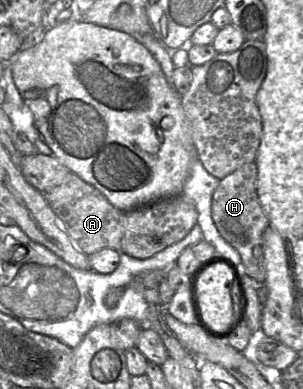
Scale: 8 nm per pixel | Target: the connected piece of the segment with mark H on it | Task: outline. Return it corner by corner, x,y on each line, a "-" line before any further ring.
253,161
221,179
212,196
211,215
221,237
239,253
240,269
256,282
258,301
262,311
268,297
265,285
263,235
269,221
258,199
257,173
257,166

